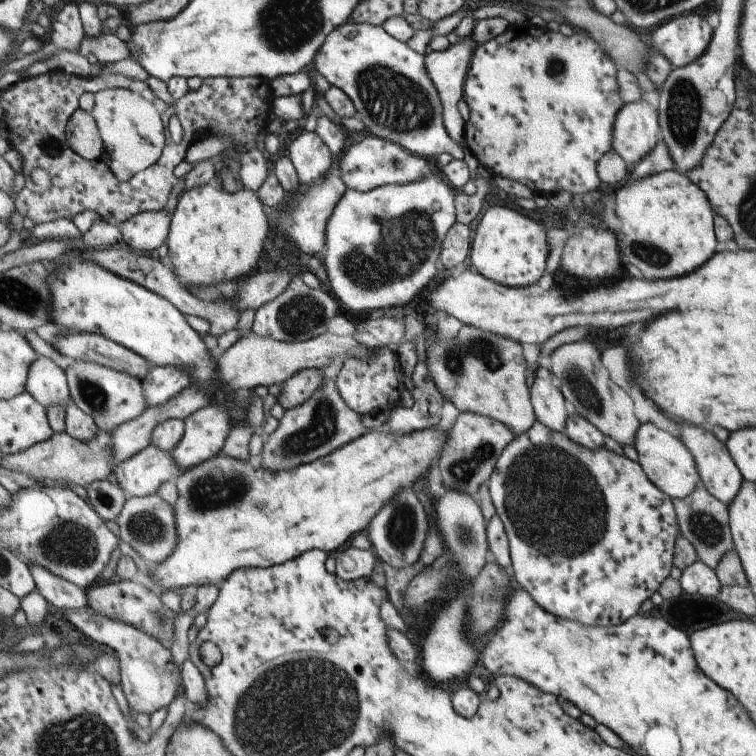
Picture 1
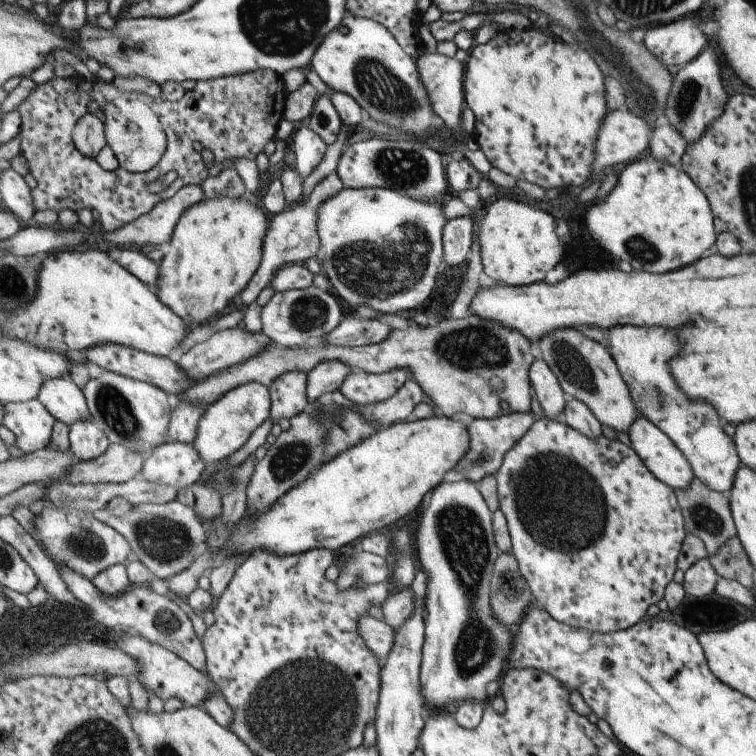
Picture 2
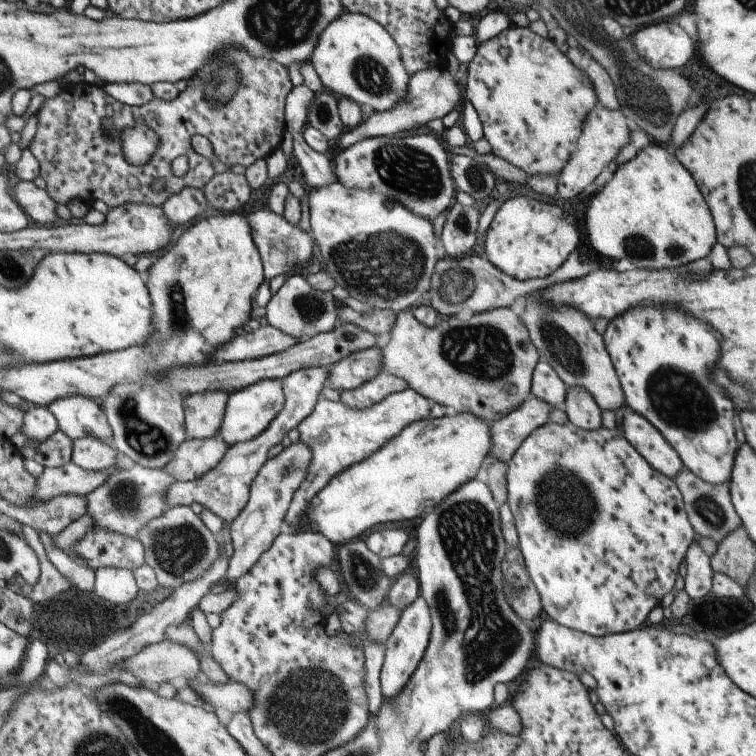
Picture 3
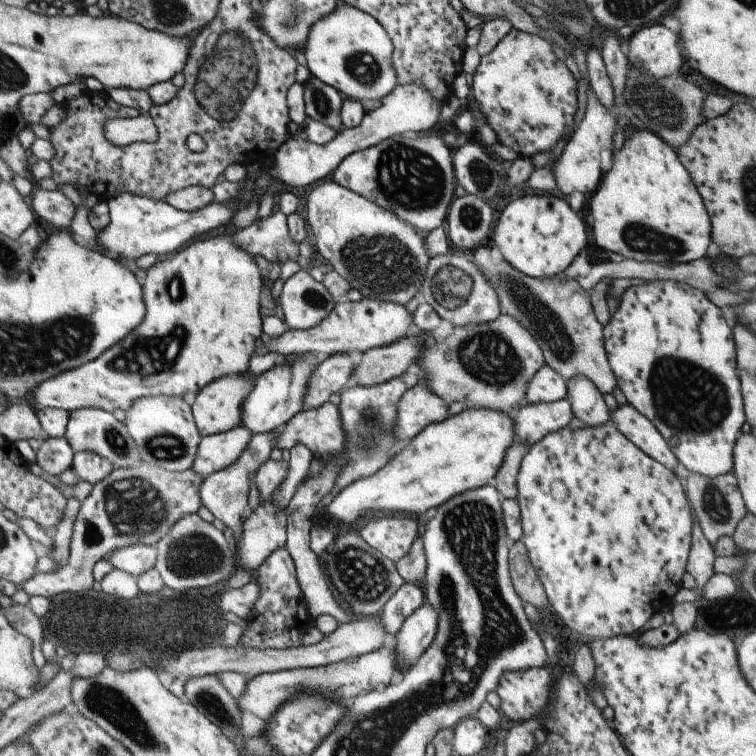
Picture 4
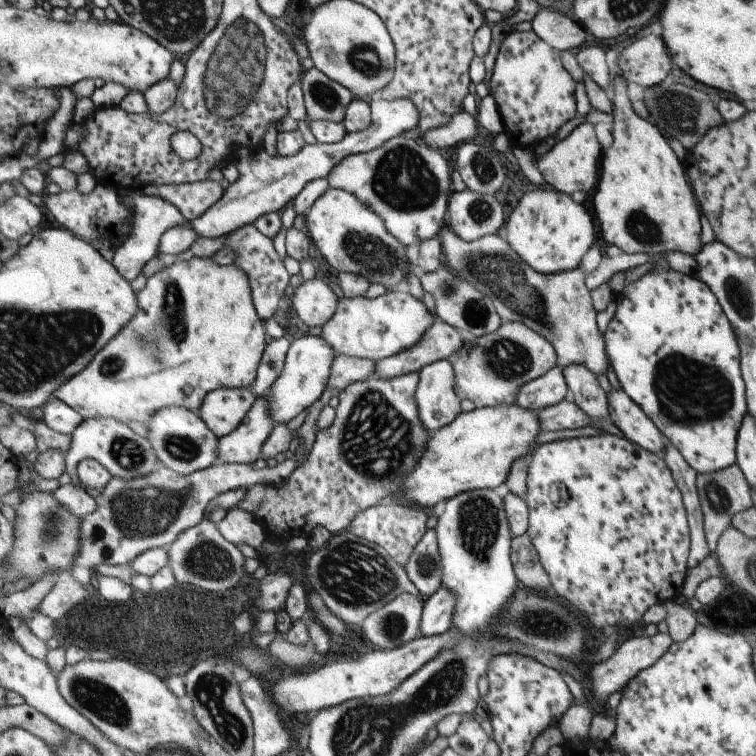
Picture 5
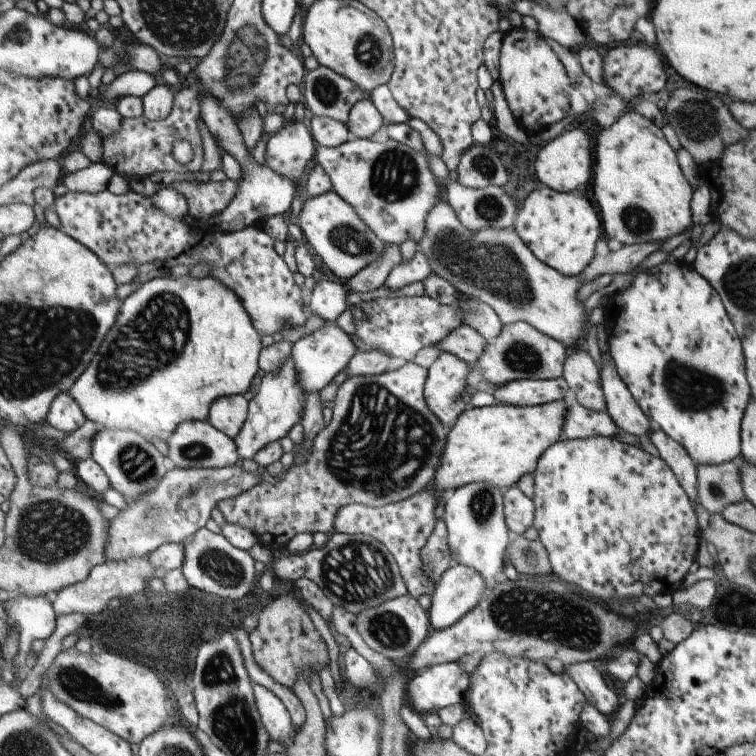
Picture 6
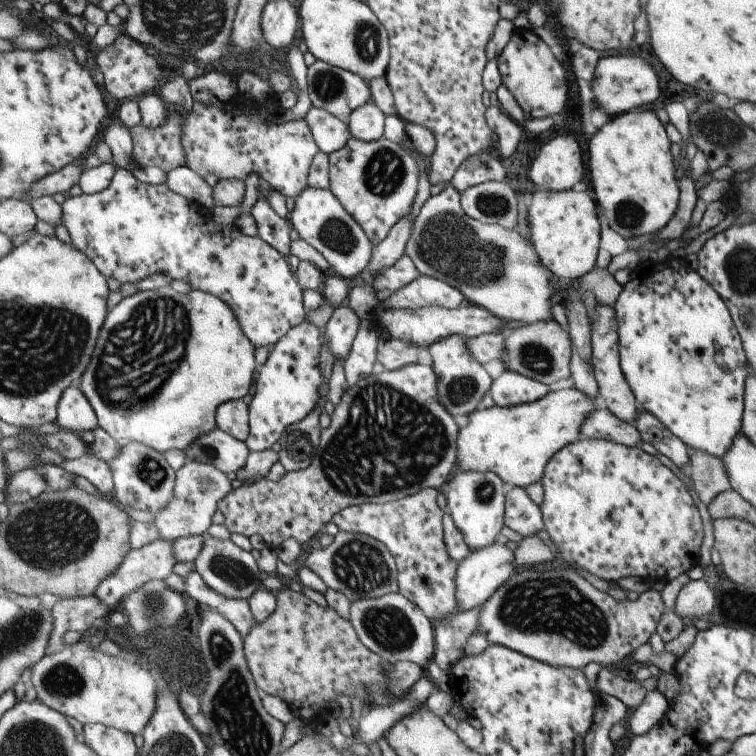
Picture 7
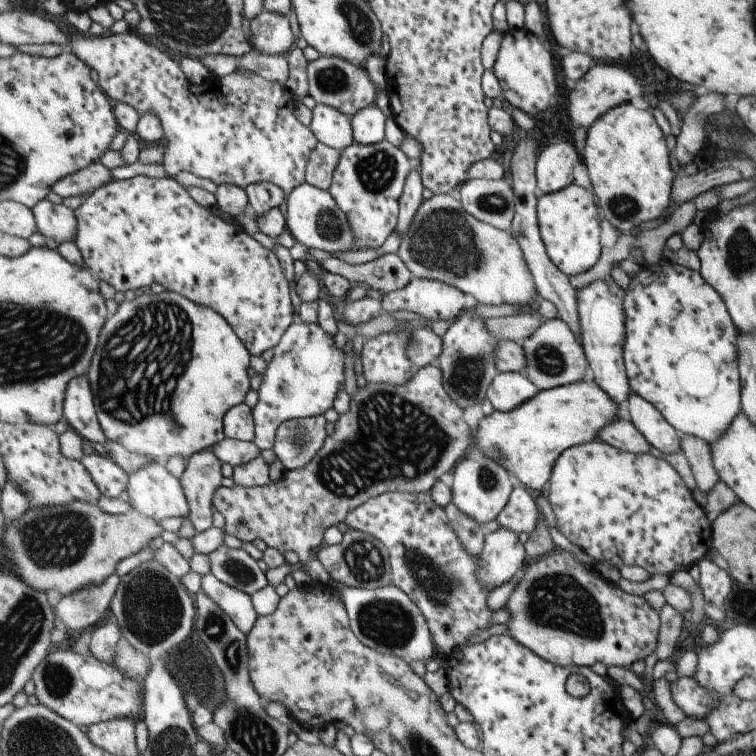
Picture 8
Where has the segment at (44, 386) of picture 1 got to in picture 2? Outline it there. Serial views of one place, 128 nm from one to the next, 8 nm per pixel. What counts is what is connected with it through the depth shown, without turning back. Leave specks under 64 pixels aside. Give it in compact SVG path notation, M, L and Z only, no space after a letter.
M69 376L46 383L38 399L57 421L63 421L70 428L81 421L92 421L90 404L84 390L74 384Z

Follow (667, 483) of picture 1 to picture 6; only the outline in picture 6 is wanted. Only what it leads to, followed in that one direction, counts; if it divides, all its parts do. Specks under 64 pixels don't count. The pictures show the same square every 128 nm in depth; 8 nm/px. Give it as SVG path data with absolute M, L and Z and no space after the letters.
M603 354L603 370L600 370L608 412L619 430L643 438L651 430L650 420L638 407L635 399L619 378L612 354Z

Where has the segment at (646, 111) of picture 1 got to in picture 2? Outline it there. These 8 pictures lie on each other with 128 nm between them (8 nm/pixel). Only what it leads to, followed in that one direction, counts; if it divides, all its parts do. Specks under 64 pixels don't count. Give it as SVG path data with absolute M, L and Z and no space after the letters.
M625 107L607 113L599 129L592 174L602 175L605 168L637 159L647 146L647 123Z

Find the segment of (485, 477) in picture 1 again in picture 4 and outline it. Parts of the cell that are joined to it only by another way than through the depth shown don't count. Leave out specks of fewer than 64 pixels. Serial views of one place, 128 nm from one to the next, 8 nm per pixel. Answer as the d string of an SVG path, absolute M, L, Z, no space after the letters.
M567 399L523 406L513 418L515 420L515 442L527 440L534 444L551 432L559 432L574 418L574 410Z

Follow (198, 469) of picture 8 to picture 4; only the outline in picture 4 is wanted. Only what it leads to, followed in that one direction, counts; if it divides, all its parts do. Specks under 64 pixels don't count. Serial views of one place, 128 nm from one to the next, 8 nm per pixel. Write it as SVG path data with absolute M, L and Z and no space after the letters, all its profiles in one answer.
M142 463L138 467L117 469L108 478L92 486L92 491L83 500L74 525L74 534L71 542L69 563L54 573L46 573L35 576L31 581L25 582L23 590L29 596L45 596L52 598L65 592L81 592L81 590L93 589L93 568L95 564L107 556L111 556L115 550L133 546L133 544L155 545L163 536L171 532L171 526L179 522L187 514L196 514L201 510L201 484L204 476L197 474L195 470L176 472L165 468L155 467Z

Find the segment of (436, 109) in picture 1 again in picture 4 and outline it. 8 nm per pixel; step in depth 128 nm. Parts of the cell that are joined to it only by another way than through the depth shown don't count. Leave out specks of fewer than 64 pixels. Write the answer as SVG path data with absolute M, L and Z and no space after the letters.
M345 3L311 28L309 40L303 49L311 75L333 86L343 96L359 102L382 101L398 88L394 52L394 40L386 28L371 14Z

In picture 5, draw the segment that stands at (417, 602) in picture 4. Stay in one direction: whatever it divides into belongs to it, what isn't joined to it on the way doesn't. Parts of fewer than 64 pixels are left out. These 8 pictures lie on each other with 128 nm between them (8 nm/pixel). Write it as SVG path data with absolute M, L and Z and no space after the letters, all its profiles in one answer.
M401 594L363 624L364 639L384 650L400 648L415 641L420 637L425 599L415 594Z

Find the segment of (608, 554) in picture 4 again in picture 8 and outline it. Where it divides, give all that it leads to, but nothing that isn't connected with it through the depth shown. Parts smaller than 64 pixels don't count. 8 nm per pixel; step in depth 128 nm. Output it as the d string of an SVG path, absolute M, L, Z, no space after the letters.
M600 439L591 440L591 442L587 442L586 444L573 446L571 449L565 450L565 452L561 454L561 458L559 458L559 461L555 464L555 469L553 470L553 474L551 474L549 483L550 490L548 491L548 498L553 506L555 516L557 516L558 531L561 532L571 544L583 550L588 556L591 556L596 563L608 562L609 565L617 569L621 565L639 566L650 575L663 574L671 576L676 571L688 571L695 562L704 558L709 552L709 549L712 548L710 523L707 521L702 508L695 503L695 500L692 498L692 492L685 487L679 474L661 457L655 458L655 456L651 456L649 453L634 454L630 451L621 451Z

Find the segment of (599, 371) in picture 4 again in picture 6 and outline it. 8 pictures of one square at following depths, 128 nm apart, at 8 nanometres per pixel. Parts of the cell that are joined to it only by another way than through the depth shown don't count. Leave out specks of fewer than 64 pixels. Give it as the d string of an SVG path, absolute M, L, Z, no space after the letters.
M442 198L427 216L427 232L418 244L418 252L423 252L436 275L445 278L460 294L479 296L483 302L493 306L504 325L529 322L543 334L564 342L572 351L583 347L593 326L588 323L591 312L585 314L585 300L577 299L581 285L603 272L633 272L647 255L659 248L659 244L661 242L622 245L616 252L597 253L582 274L565 276L536 258L515 229L485 228L471 232L456 218L453 206Z

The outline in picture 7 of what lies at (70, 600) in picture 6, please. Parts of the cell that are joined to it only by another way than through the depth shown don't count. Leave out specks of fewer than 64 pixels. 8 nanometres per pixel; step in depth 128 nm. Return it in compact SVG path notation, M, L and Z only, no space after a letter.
M166 539L155 541L140 549L133 549L126 556L126 560L119 567L118 572L106 578L102 582L98 592L93 596L95 596L97 602L101 601L111 608L111 610L114 610L121 605L125 594L136 591L153 579L167 578L175 570L175 566L179 562L180 558L175 550L174 542Z

